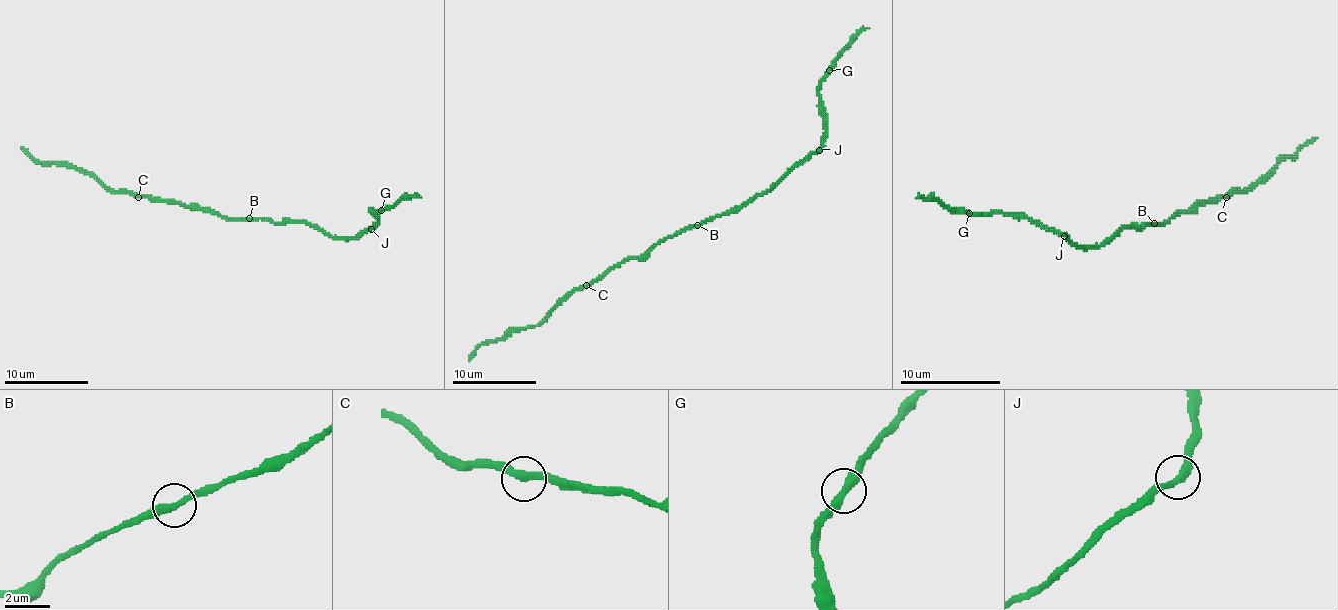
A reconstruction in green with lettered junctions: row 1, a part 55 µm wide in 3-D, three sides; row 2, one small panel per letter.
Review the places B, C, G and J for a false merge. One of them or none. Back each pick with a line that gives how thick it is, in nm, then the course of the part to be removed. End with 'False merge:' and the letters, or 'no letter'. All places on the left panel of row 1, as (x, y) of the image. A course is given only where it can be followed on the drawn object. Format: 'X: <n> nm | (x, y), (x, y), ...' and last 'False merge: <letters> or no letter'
False merge: no letter

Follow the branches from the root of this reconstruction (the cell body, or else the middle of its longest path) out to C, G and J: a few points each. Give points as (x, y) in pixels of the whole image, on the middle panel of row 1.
C: (704, 223), (689, 225), (660, 240), (643, 254), (614, 265), (586, 286)
G: (704, 223), (735, 212), (743, 204), (766, 194), (821, 145), (825, 120), (819, 83), (829, 70)
J: (704, 223), (735, 212), (743, 204), (766, 194), (794, 166), (819, 150)

